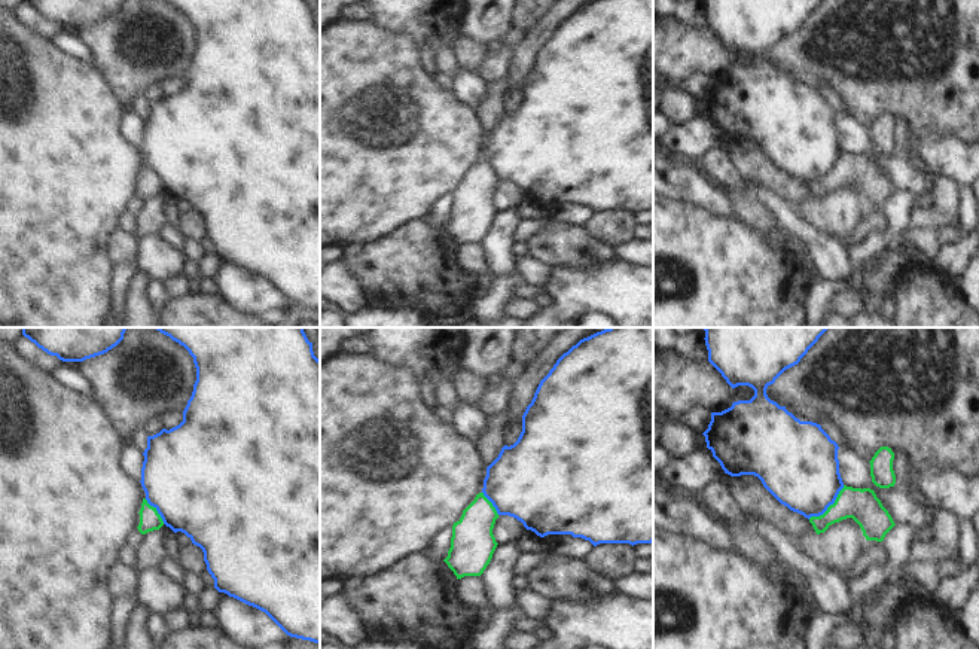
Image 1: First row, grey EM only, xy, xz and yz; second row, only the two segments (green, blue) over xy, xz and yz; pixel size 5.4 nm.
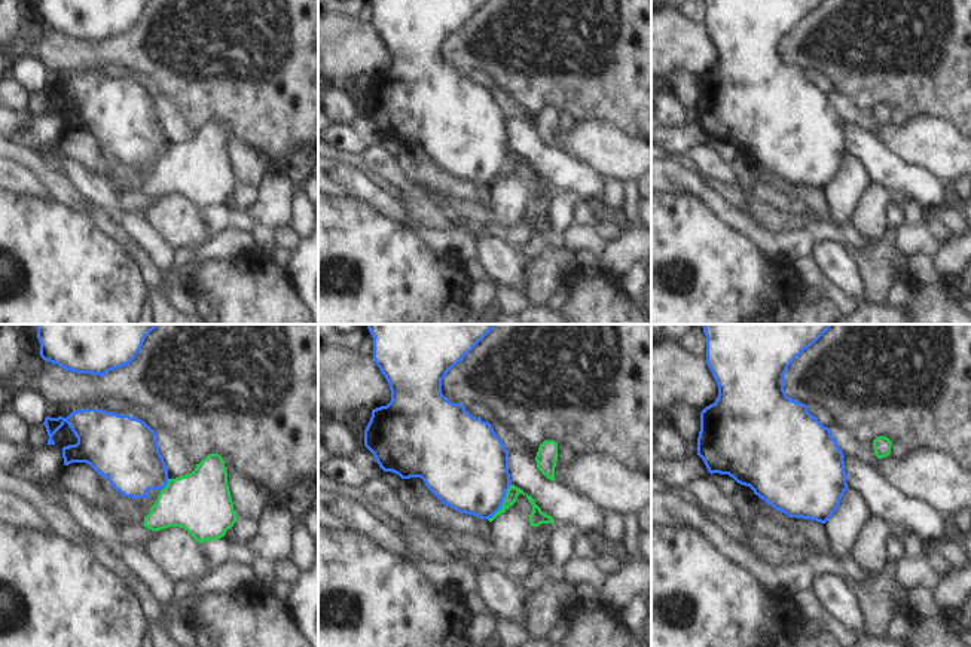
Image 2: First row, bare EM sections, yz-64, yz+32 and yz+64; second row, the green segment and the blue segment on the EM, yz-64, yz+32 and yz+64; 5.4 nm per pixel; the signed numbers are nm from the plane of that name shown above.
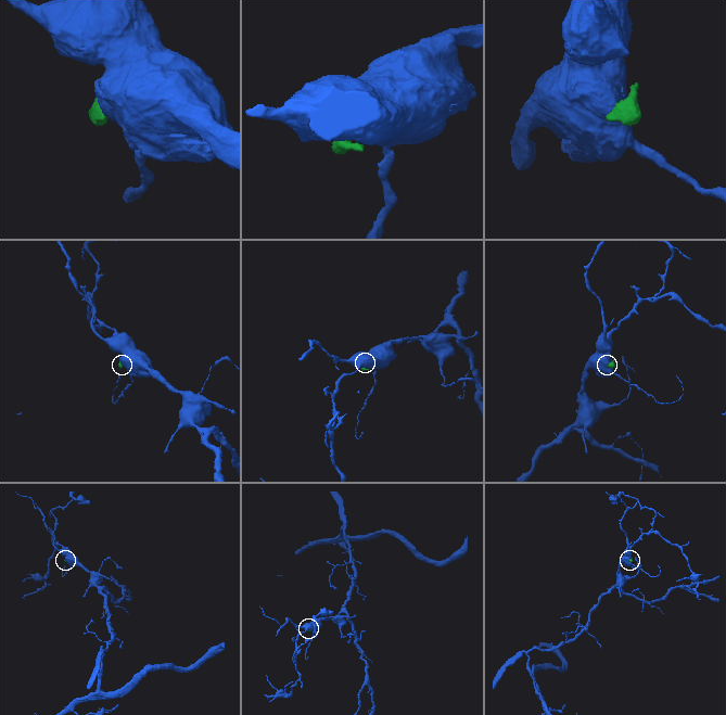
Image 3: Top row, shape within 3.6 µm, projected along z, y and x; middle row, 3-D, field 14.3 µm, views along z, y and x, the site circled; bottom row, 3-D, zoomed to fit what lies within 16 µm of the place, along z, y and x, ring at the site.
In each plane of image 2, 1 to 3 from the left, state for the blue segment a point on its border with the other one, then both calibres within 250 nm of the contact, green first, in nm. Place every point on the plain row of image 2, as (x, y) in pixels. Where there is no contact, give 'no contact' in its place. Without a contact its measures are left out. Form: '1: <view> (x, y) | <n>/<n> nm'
1: yz-64 (167, 152) | 320/320 nm
2: yz+32 (504, 168) | 80/440 nm
3: no contact

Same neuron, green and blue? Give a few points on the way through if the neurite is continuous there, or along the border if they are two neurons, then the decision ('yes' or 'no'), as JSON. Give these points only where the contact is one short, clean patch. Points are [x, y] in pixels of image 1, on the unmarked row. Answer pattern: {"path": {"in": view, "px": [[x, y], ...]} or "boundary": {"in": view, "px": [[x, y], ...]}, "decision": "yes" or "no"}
{"boundary": {"in": "yz", "px": [[844, 152], [836, 165], [822, 180], [808, 185]]}, "decision": "no"}

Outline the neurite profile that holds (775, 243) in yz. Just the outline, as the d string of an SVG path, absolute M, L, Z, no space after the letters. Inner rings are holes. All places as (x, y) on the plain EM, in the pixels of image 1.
M777 231L772 235L768 235L766 244L772 250L786 250L793 253L799 262L811 256L808 246L800 238L792 237L786 231Z

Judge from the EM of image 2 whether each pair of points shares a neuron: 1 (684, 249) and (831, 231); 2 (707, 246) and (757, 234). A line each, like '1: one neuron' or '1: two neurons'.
1: two neurons
2: two neurons

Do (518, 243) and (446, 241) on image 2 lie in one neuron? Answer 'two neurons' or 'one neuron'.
one neuron

